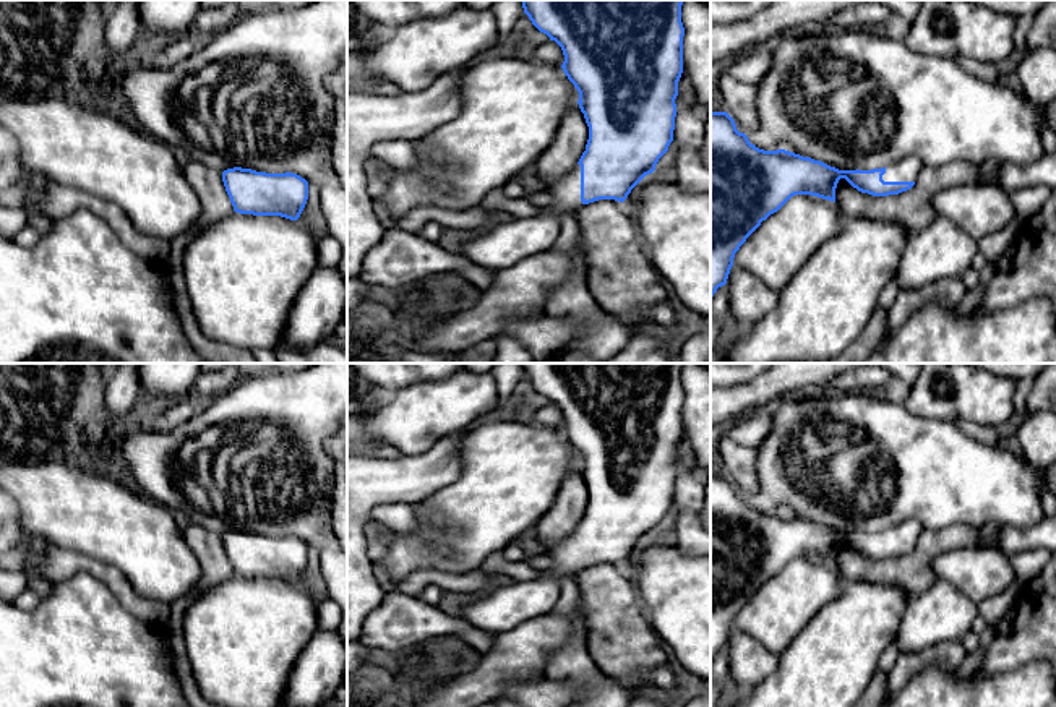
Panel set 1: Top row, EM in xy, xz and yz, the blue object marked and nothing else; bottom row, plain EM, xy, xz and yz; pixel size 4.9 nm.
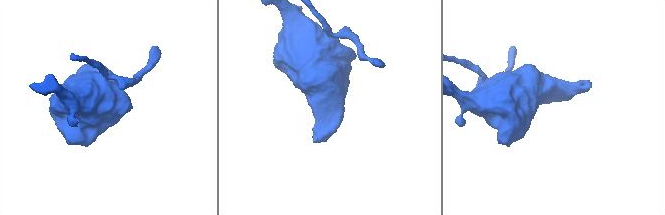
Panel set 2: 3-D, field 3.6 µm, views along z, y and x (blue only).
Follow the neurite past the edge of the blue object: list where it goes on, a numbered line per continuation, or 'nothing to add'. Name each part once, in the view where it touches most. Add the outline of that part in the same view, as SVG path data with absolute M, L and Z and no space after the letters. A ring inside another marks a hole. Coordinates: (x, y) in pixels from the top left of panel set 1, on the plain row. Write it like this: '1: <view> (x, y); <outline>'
1: yz (907, 532); M905 521L886 530L884 545L915 545L923 532L916 521Z

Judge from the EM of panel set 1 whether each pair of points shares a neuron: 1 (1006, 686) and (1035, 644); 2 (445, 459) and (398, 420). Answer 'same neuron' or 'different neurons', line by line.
1: different neurons
2: different neurons

